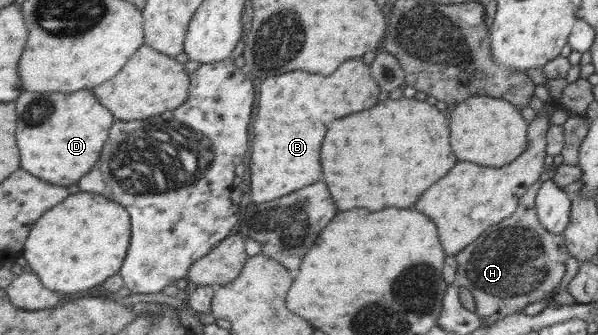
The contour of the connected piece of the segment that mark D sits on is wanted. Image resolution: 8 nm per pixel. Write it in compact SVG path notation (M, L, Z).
M90 89L74 93L22 93L16 99L16 141L20 147L20 165L32 175L45 182L66 186L77 184L84 173L88 173L100 159L100 151L108 139L110 127L114 123L112 113L100 105L100 101L90 93Z

